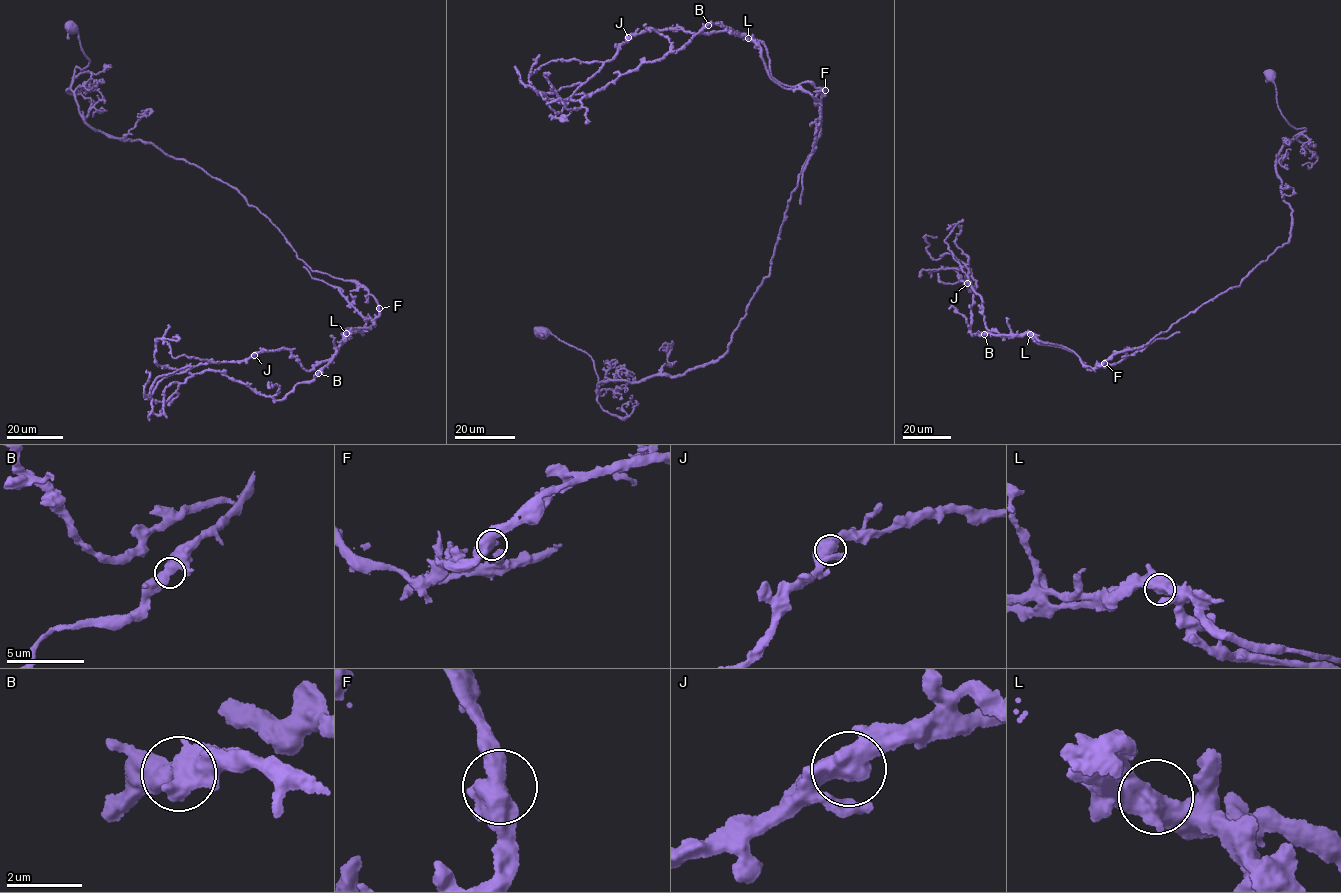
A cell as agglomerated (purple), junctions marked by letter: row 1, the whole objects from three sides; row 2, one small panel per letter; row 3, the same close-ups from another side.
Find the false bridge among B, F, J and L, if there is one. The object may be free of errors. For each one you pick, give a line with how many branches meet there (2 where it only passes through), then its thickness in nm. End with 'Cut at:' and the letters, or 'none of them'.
L: 2 | 650 nm
Cut at: L

